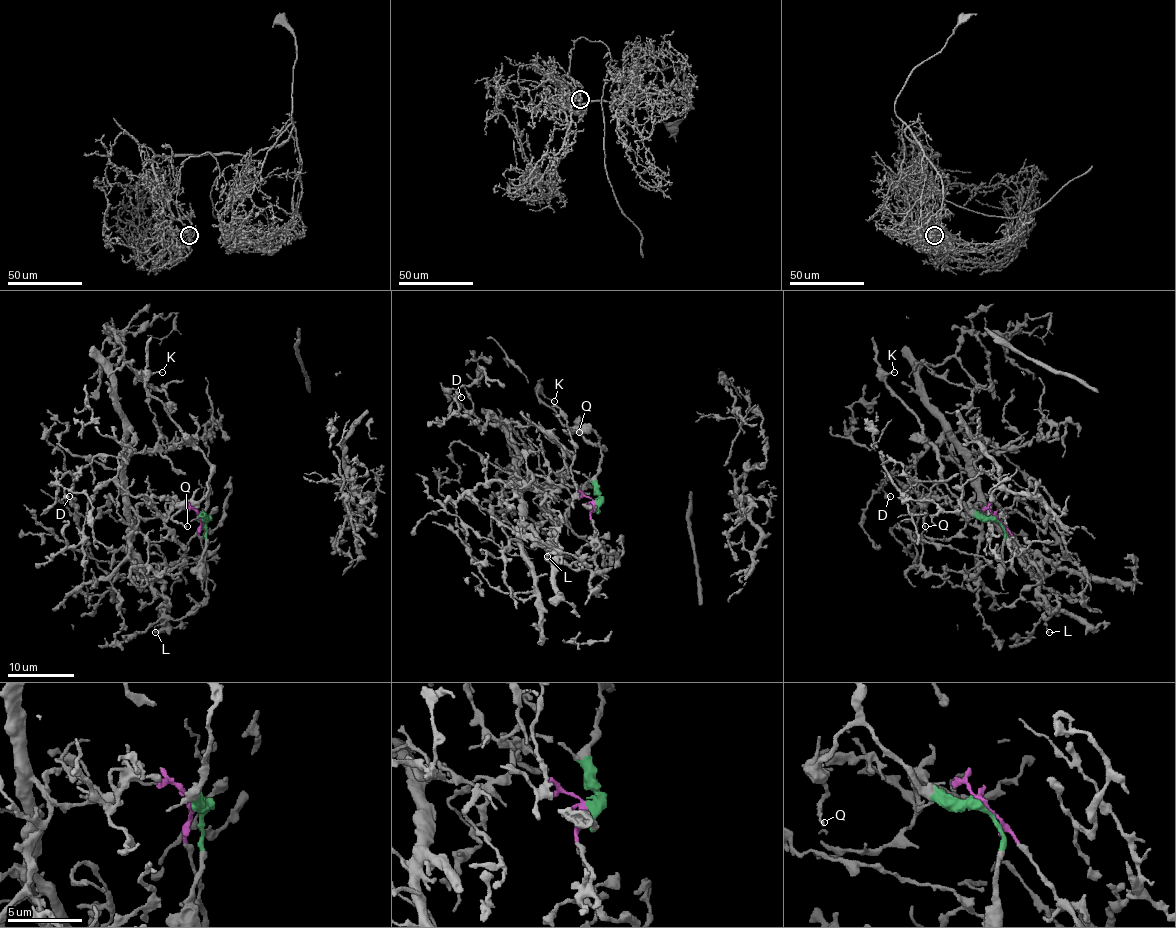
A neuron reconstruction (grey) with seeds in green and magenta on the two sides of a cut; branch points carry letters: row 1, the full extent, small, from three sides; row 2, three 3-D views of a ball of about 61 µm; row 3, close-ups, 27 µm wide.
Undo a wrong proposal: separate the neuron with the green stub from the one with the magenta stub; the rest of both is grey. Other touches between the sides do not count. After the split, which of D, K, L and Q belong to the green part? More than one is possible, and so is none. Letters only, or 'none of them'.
K, Q

